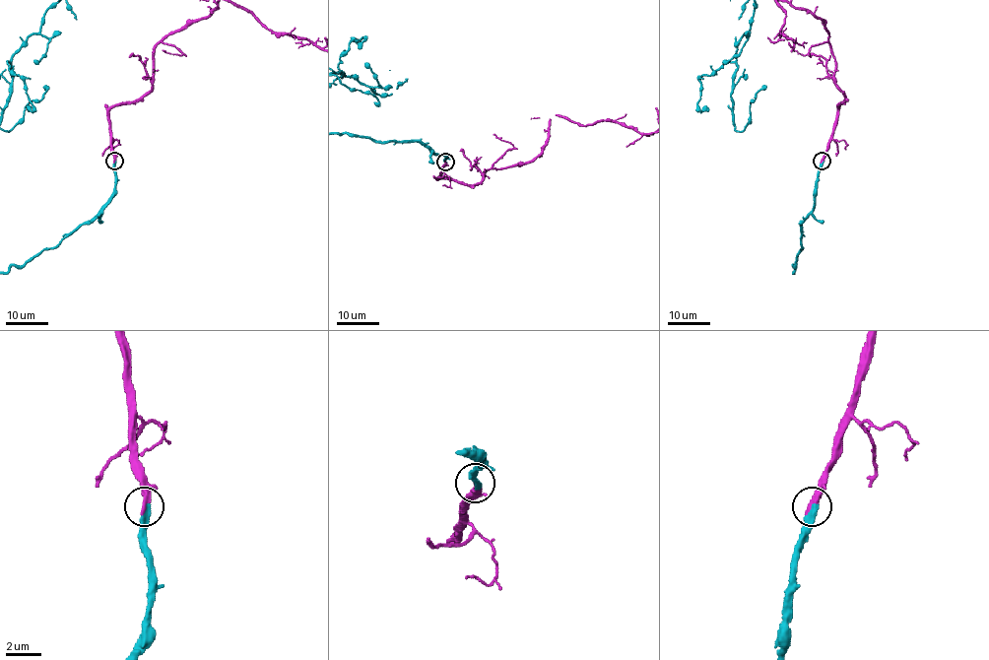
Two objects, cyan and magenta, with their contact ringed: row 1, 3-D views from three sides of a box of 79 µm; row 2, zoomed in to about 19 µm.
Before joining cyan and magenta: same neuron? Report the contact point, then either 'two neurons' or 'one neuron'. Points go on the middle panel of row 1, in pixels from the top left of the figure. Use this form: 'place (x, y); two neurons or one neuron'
place (445, 162); one neuron

